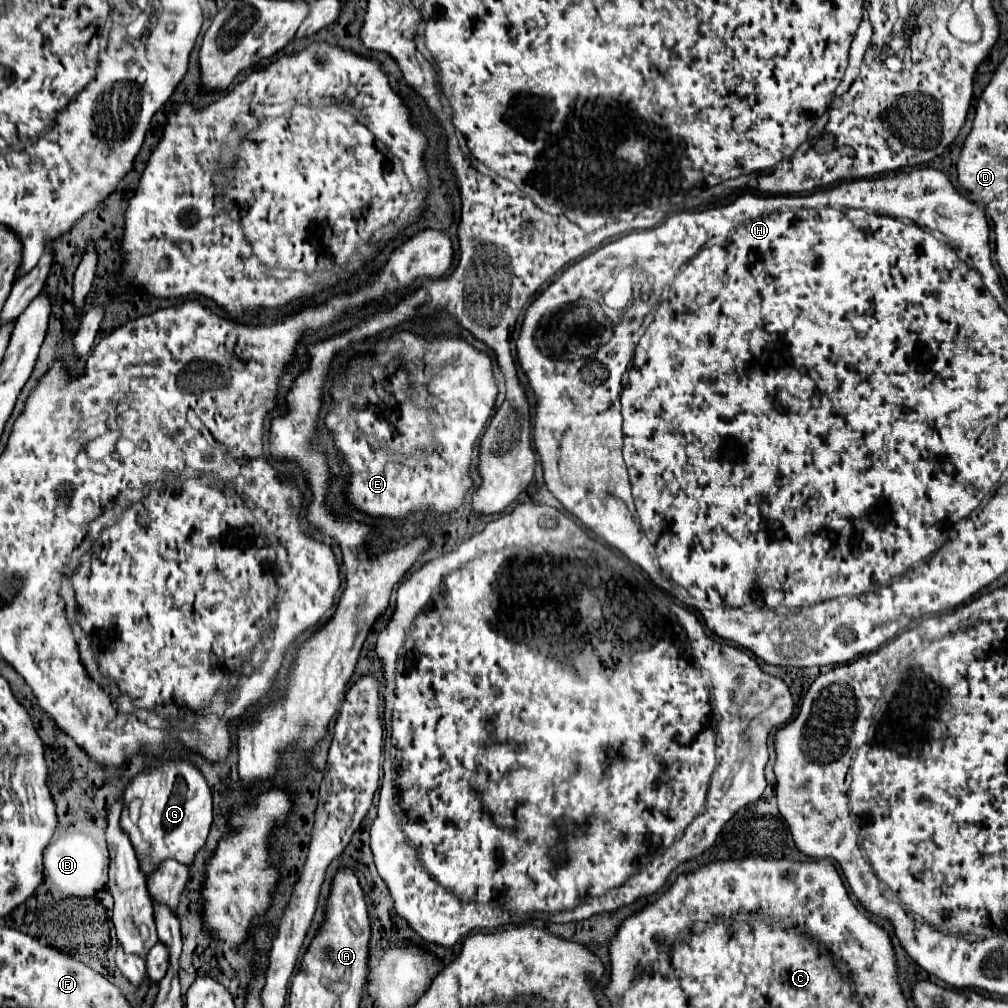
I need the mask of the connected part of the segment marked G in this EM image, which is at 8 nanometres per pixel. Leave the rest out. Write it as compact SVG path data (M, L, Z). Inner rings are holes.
M155 762L145 772L137 774L123 794L121 830L129 836L139 868L149 876L157 866L169 858L191 866L197 852L205 846L213 822L211 810L211 790L201 776L201 772L191 762ZM139 800L139 818L131 820L129 806Z

